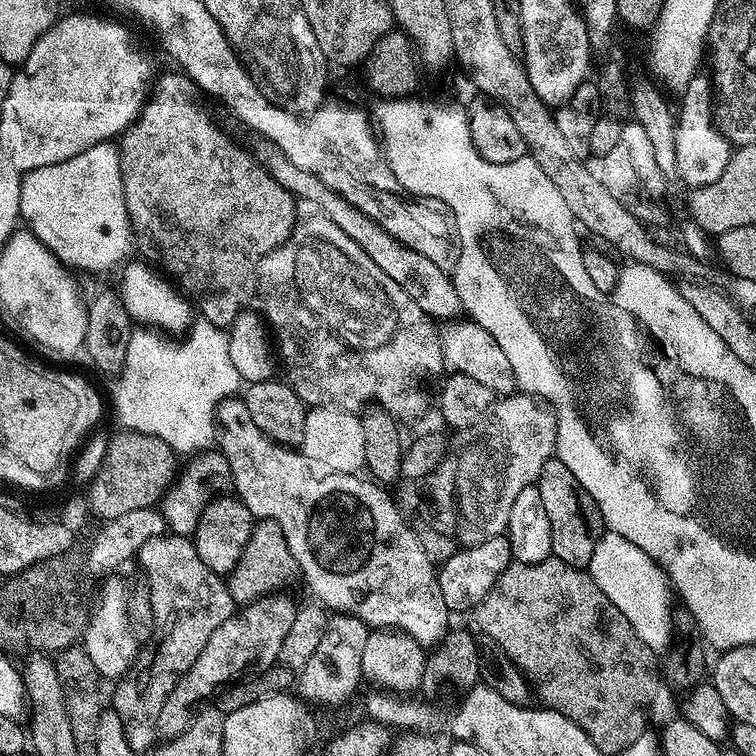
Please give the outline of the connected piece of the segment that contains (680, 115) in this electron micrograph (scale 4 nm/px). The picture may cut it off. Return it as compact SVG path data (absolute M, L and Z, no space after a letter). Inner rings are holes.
M697 74L690 78L690 86L679 97L680 112L675 113L676 133L674 134L674 150L676 151L675 175L681 176L692 188L712 183L722 177L733 149L723 133L718 131L712 122L712 84L709 77Z

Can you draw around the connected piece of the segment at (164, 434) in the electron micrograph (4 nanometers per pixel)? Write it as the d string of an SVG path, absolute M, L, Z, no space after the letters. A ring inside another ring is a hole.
M215 326L207 330L208 340L196 336L189 344L170 344L161 336L148 344L136 344L136 356L126 356L112 404L127 431L162 438L177 454L213 447L218 436L216 408L241 391L242 377L230 358L229 333Z

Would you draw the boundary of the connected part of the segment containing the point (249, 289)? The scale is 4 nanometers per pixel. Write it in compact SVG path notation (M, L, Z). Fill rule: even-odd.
M160 88L156 93L153 91L147 97L146 103L140 109L136 120L128 125L119 137L118 151L120 154L120 173L124 179L124 197L126 198L128 221L132 224L135 247L138 252L140 248L141 254L144 255L141 257L145 261L163 269L187 293L191 303L198 309L201 317L204 317L208 312L232 312L234 315L239 316L241 312L245 311L247 304L244 303L248 299L250 301L253 299L257 266L264 263L266 254L270 254L275 248L287 242L289 236L292 235L297 201L285 188L278 186L276 179L269 174L267 168L256 159L249 149L247 152L246 149L239 148L186 93L179 92L176 88Z

